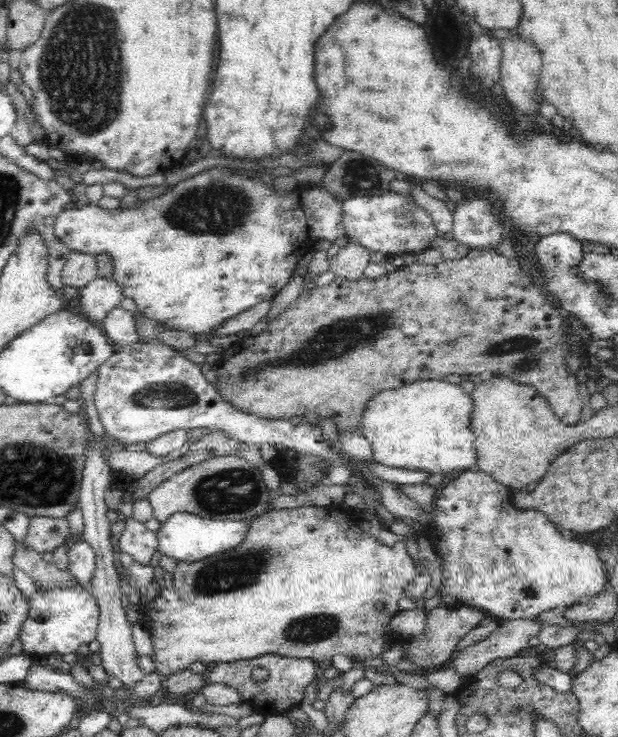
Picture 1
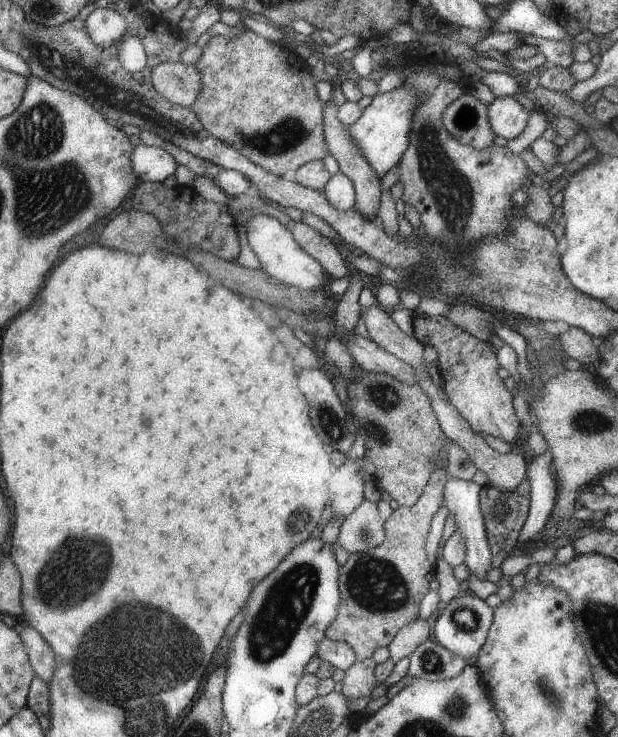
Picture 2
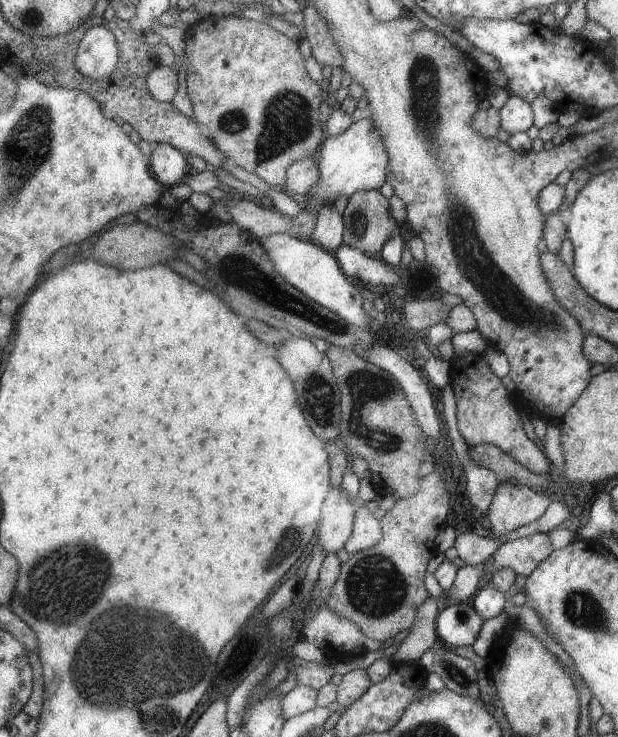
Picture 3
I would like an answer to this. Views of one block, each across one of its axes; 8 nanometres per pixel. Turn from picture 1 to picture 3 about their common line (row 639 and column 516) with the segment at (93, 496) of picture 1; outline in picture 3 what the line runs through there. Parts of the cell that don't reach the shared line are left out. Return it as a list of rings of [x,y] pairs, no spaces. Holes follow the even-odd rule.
[[[512,96],[500,109],[501,128],[508,134],[526,132],[533,125],[532,105],[523,98]]]

